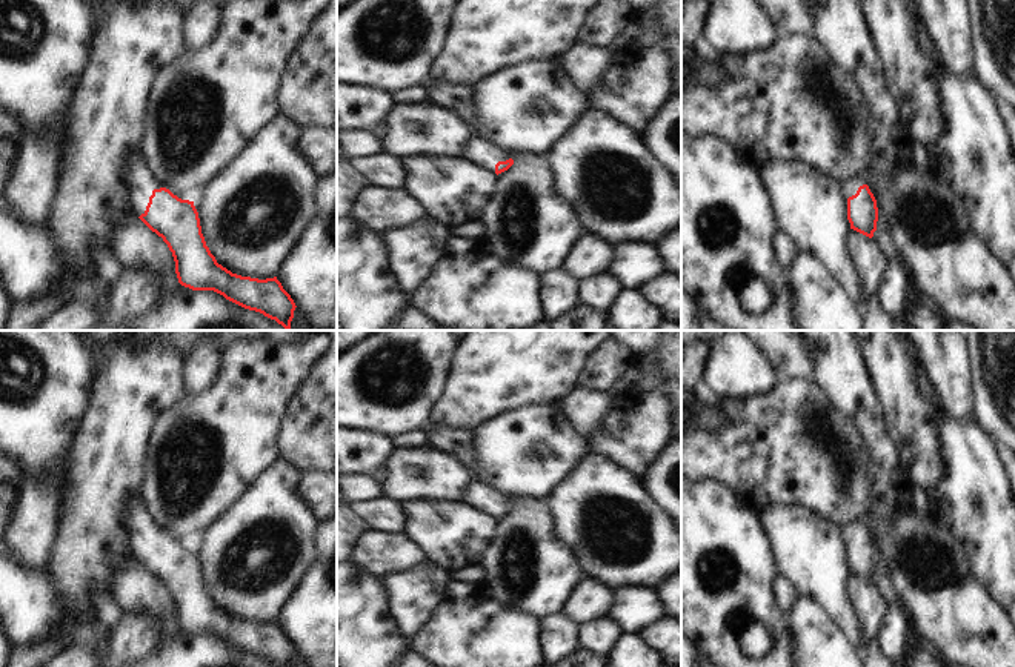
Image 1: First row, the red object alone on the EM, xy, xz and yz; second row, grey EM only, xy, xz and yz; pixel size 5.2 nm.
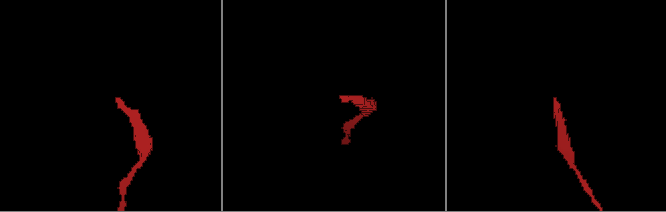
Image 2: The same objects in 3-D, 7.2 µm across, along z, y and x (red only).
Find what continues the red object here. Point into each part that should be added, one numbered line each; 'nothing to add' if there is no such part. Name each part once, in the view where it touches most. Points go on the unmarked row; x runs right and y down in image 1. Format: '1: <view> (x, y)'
1: xy (139, 527).

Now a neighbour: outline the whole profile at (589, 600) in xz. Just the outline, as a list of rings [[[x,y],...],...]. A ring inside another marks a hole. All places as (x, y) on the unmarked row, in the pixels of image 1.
[[[584,578],[575,586],[563,606],[563,613],[577,624],[607,616],[612,606],[614,590]]]

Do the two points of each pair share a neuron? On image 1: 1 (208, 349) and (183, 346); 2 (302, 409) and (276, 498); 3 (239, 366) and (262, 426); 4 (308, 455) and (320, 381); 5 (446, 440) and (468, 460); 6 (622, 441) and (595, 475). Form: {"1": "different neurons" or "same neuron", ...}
{"1": "different neurons", "2": "different neurons", "3": "same neuron", "4": "same neuron", "5": "same neuron", "6": "different neurons"}

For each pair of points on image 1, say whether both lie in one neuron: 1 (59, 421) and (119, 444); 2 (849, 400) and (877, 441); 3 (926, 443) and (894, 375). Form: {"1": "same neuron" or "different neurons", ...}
{"1": "different neurons", "2": "same neuron", "3": "same neuron"}

